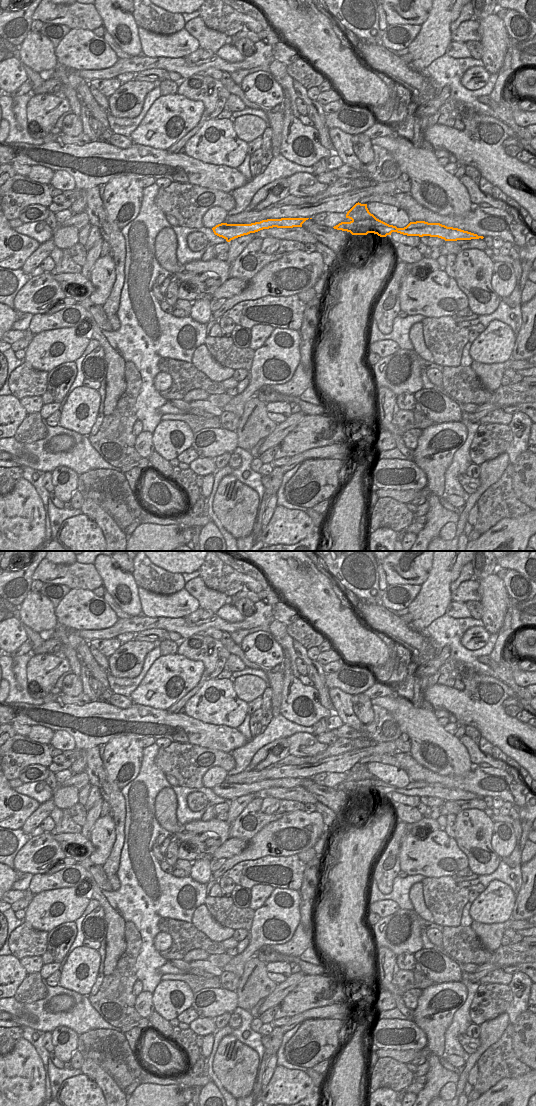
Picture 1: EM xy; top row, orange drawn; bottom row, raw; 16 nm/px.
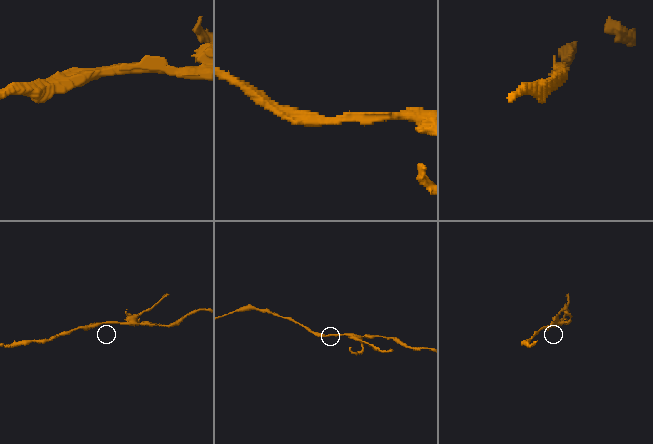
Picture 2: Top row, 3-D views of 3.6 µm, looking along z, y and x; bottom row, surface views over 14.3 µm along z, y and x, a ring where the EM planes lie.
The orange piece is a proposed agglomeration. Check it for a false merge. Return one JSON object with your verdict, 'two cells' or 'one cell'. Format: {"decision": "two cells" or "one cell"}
{"decision": "two cells"}

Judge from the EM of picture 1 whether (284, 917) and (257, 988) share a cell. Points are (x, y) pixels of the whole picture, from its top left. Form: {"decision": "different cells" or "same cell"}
{"decision": "different cells"}

